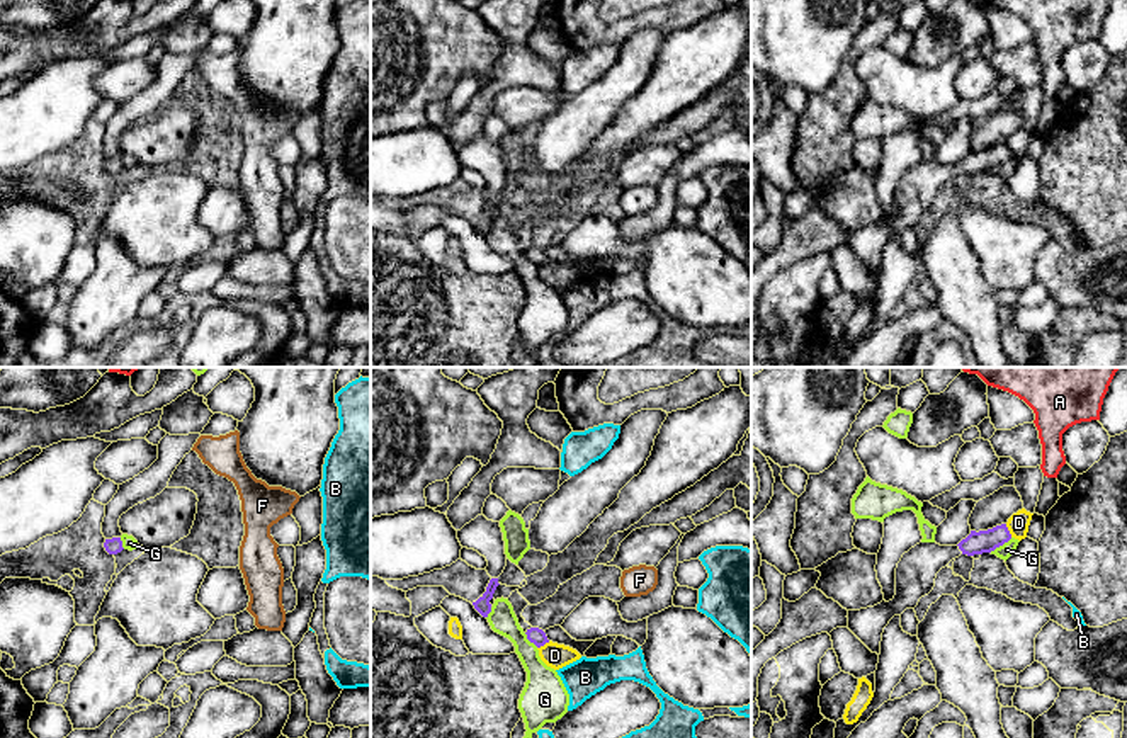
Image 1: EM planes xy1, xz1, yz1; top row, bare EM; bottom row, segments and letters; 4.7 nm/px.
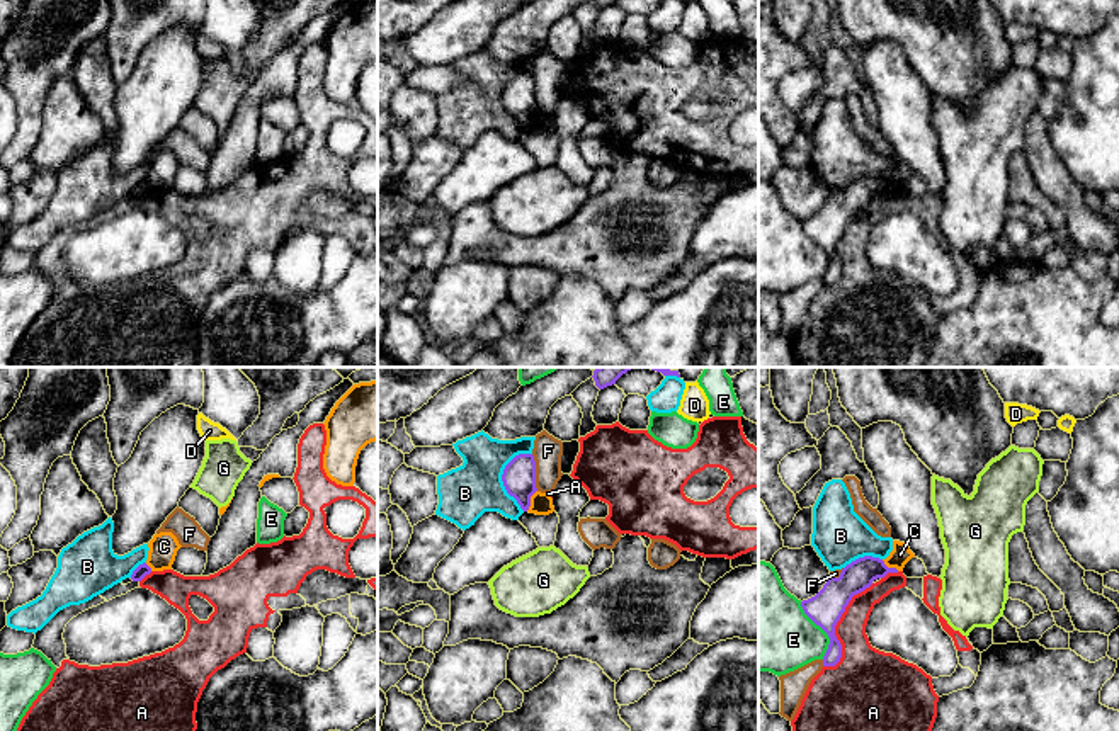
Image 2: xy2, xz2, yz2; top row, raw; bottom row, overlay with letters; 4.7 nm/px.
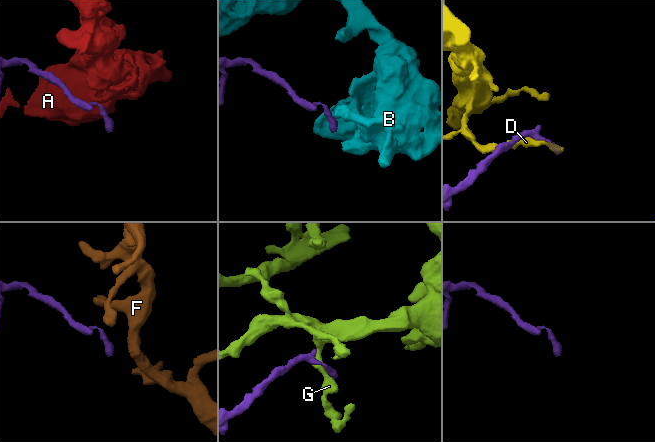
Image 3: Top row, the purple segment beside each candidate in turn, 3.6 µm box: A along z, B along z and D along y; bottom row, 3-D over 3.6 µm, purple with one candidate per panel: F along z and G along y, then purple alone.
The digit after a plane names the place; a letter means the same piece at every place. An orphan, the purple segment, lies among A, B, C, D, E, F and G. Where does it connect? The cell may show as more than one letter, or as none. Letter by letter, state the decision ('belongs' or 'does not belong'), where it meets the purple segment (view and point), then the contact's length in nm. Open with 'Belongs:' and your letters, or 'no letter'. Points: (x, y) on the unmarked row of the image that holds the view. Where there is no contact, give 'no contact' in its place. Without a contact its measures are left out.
Belongs: no letter
A: does not belong | yz2 (835, 243) | 460 nm
B: does not belong | xz2 (502, 96) | 280 nm
C: does not belong | xz2 (529, 119) | 120 nm
D: does not belong | yz1 (1008, 150) | 70 nm
E: does not belong | yz2 (823, 249) | 300 nm
F: does not belong | xz2 (534, 92) | 180 nm
G: does not belong | yz1 (1000, 164) | 130 nm

